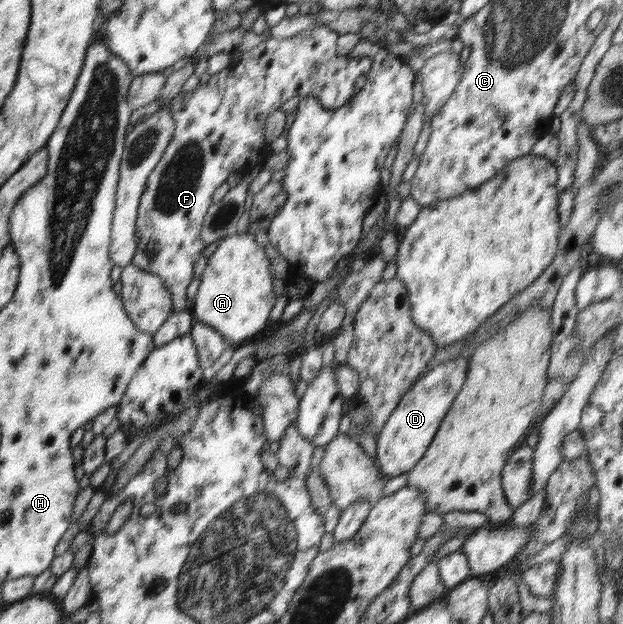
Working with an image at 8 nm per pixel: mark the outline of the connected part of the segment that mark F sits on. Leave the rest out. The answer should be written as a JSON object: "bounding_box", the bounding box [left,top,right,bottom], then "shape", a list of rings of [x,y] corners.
{"bounding_box":[131,26,372,312],"shape":[[[316,26],[304,33],[299,33],[294,37],[289,37],[288,39],[278,39],[277,37],[268,36],[265,38],[260,45],[254,47],[254,49],[249,49],[243,52],[243,56],[237,61],[233,62],[232,66],[226,71],[220,71],[219,73],[212,74],[210,80],[207,83],[200,84],[196,89],[188,93],[180,93],[169,104],[168,109],[170,109],[170,115],[174,119],[174,134],[172,134],[172,140],[170,144],[166,147],[163,156],[160,161],[156,164],[156,167],[152,170],[149,175],[148,181],[146,182],[146,189],[142,193],[140,201],[140,209],[138,209],[138,215],[136,220],[136,233],[138,236],[137,250],[133,255],[131,264],[139,267],[142,271],[148,273],[159,275],[166,287],[171,293],[172,301],[172,312],[179,311],[191,311],[192,302],[188,301],[186,298],[186,289],[192,279],[192,272],[194,271],[194,266],[201,256],[202,250],[206,247],[205,243],[201,240],[200,230],[203,226],[203,220],[206,216],[210,205],[212,205],[212,196],[214,190],[220,187],[224,182],[226,182],[227,177],[230,177],[232,173],[240,173],[242,167],[248,167],[253,171],[264,167],[266,159],[269,155],[269,145],[264,139],[264,126],[266,125],[266,119],[276,111],[280,110],[280,106],[287,102],[288,100],[300,96],[300,97],[316,97],[320,101],[321,105],[326,108],[337,108],[338,106],[345,105],[352,97],[358,93],[360,89],[365,85],[367,81],[367,76],[372,66],[371,57],[356,57],[352,59],[347,59],[344,61],[339,60],[339,55],[336,51],[337,39],[339,33],[332,31],[328,26]]]}

